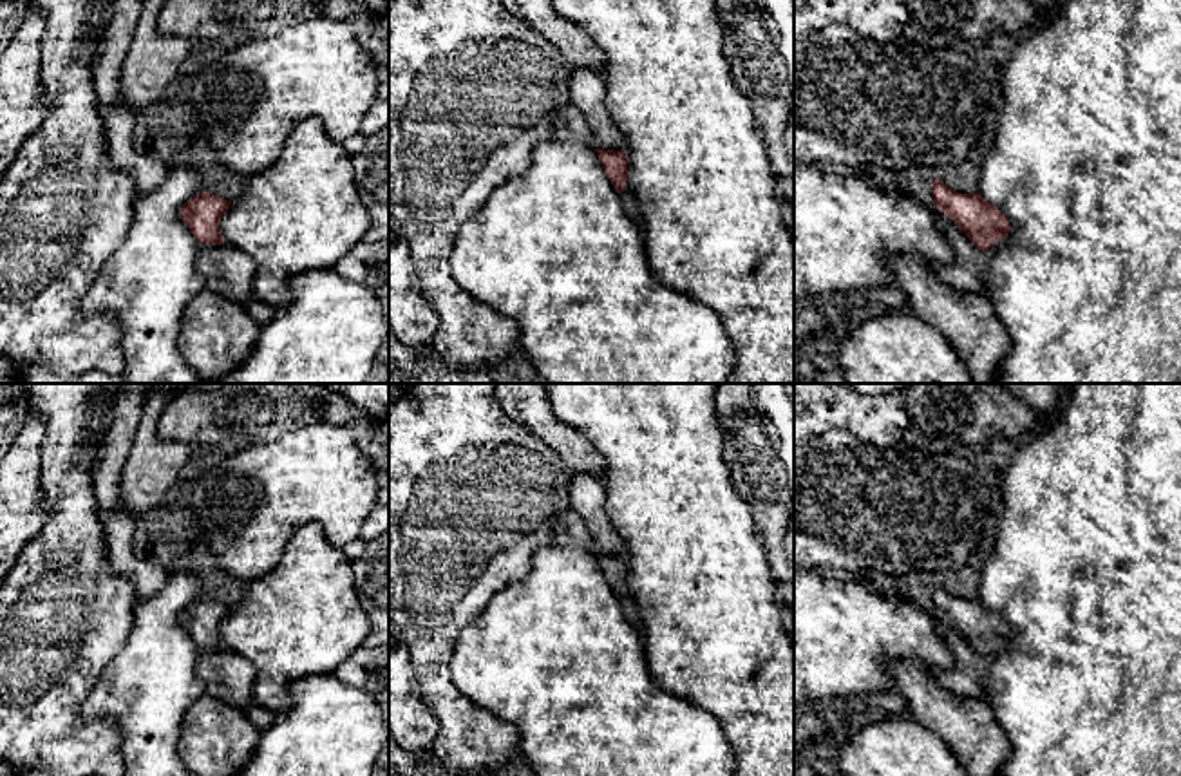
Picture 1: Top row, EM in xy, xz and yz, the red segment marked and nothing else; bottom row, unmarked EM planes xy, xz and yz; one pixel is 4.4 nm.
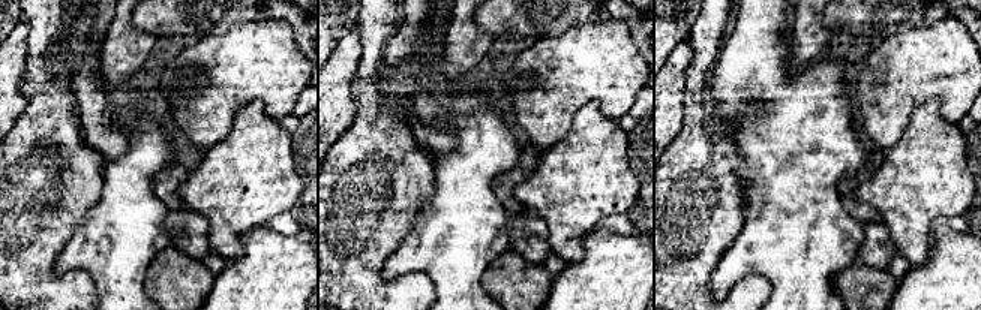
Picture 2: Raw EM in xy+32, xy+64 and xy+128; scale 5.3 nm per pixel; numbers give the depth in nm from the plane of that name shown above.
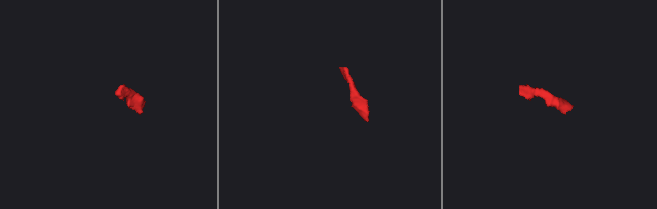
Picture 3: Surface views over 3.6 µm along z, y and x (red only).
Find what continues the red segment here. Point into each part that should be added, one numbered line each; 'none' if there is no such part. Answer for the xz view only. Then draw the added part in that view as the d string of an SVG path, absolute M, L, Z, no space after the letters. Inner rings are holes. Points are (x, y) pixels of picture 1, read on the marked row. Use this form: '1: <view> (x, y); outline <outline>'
1: xz (628, 198); outline M628 181L624 183L624 188L626 190L620 194L620 201L622 201L626 212L629 213L629 217L637 224L644 226L640 204L638 204L637 195L635 195L635 192L633 192L633 188L631 188L631 185Z

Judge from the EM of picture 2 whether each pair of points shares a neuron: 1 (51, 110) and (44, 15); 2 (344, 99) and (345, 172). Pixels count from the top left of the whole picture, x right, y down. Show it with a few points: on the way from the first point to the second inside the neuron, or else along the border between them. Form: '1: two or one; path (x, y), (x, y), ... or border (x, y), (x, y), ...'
1: one; path (48, 86), (41, 75), (38, 57), (42, 39)
2: two; border (357, 98), (357, 111), (353, 123), (333, 144)

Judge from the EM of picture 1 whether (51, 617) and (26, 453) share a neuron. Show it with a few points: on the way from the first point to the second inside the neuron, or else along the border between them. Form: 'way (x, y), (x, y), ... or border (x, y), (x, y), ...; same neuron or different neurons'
border (44, 489), (51, 503), (49, 516), (18, 554); different neurons

